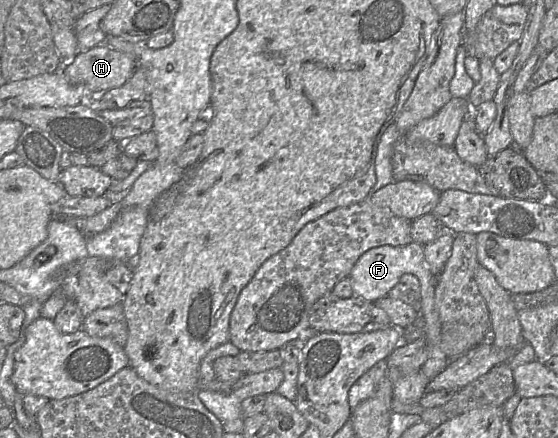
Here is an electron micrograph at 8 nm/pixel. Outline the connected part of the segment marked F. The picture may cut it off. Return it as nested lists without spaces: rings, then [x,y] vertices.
[[[411,242],[404,246],[383,245],[371,248],[363,253],[354,264],[349,279],[355,296],[374,303],[387,296],[404,274],[415,275],[421,284],[419,315],[424,318],[424,335],[426,336],[426,346],[429,346],[428,359],[422,366],[422,373],[430,381],[442,373],[449,363],[445,354],[439,348],[441,322],[435,301],[436,279],[425,260],[423,246]]]

